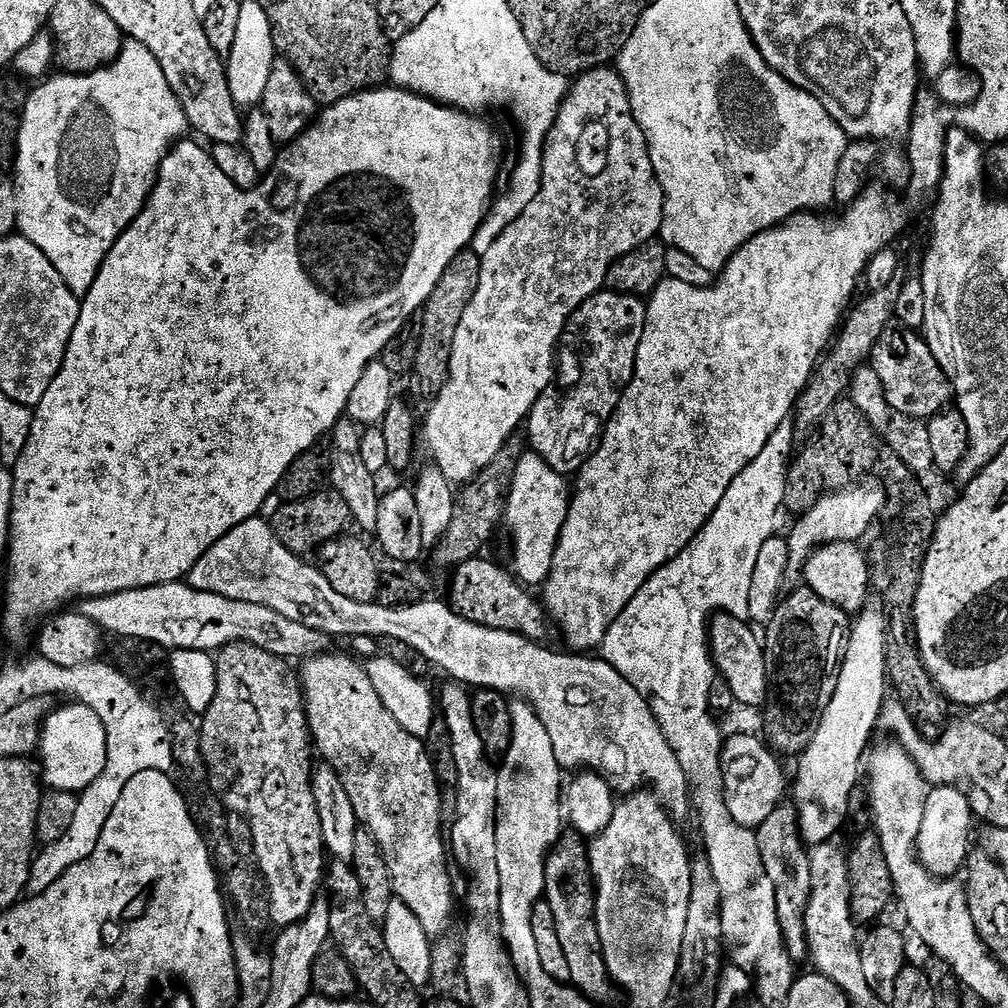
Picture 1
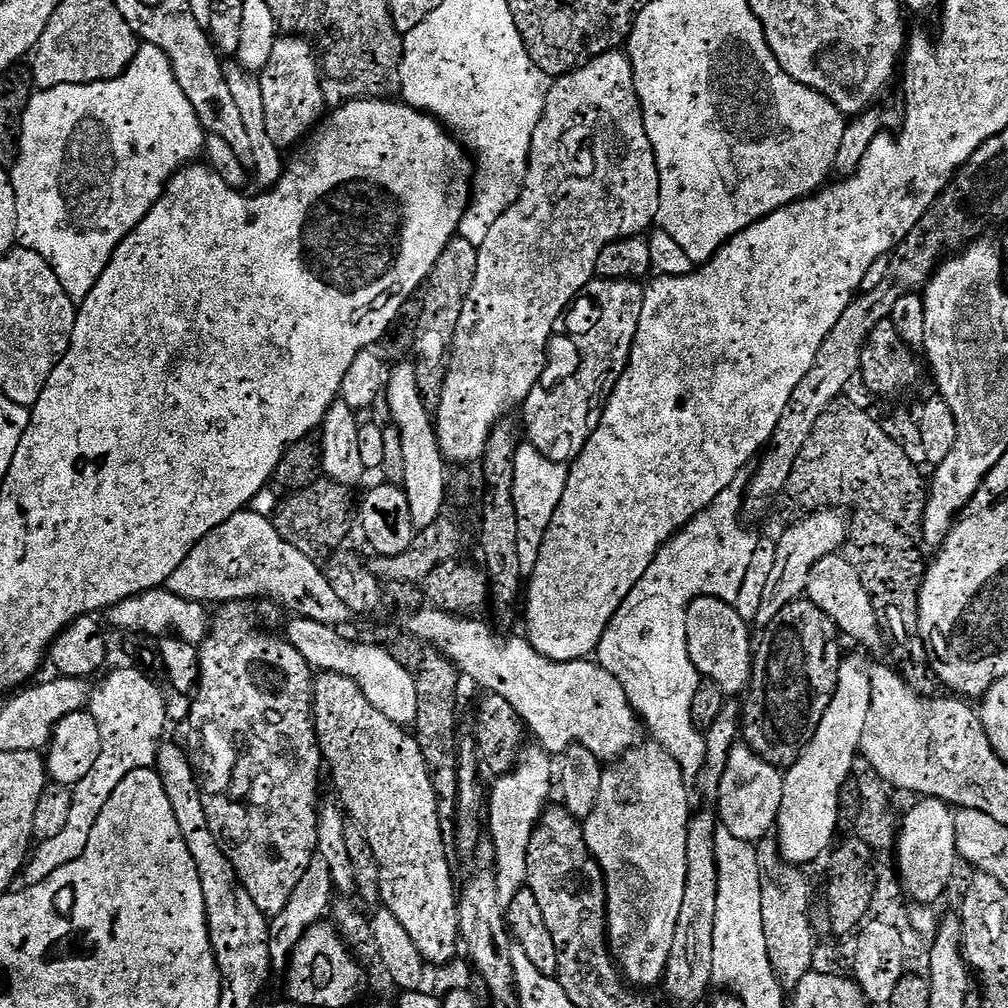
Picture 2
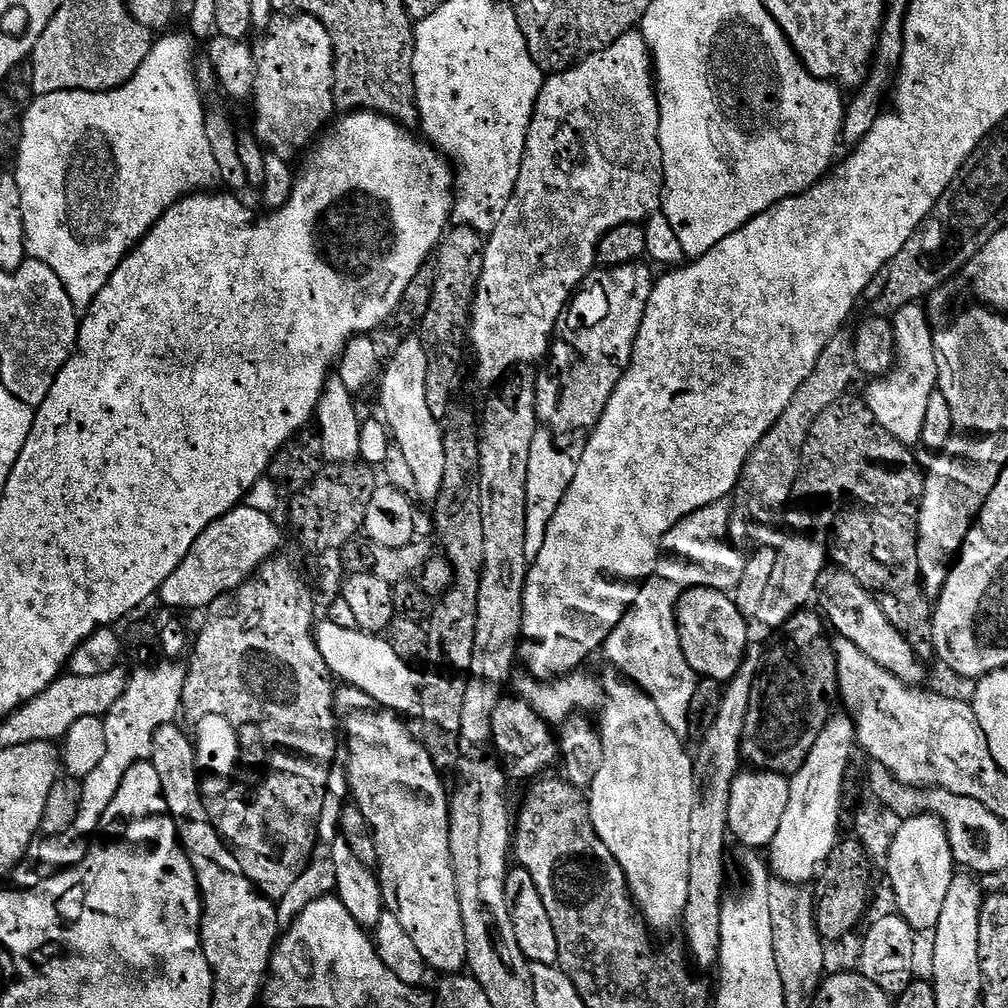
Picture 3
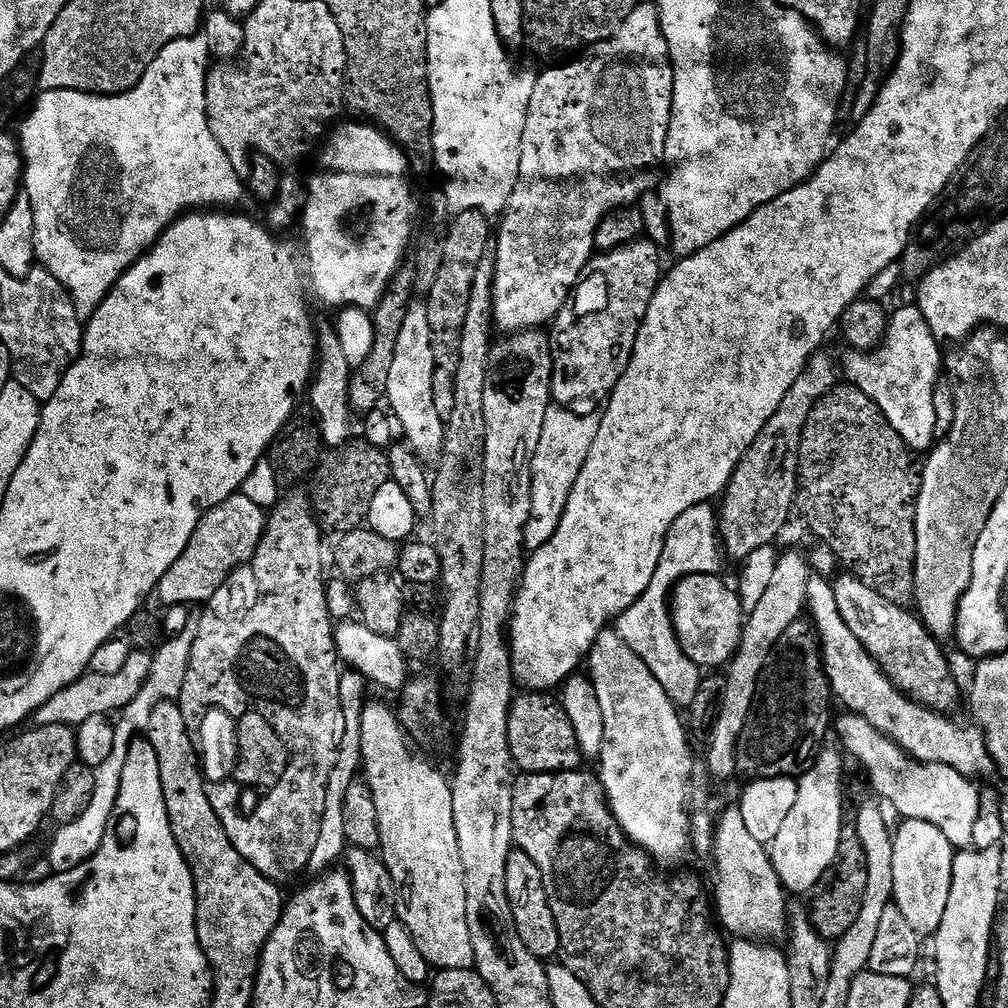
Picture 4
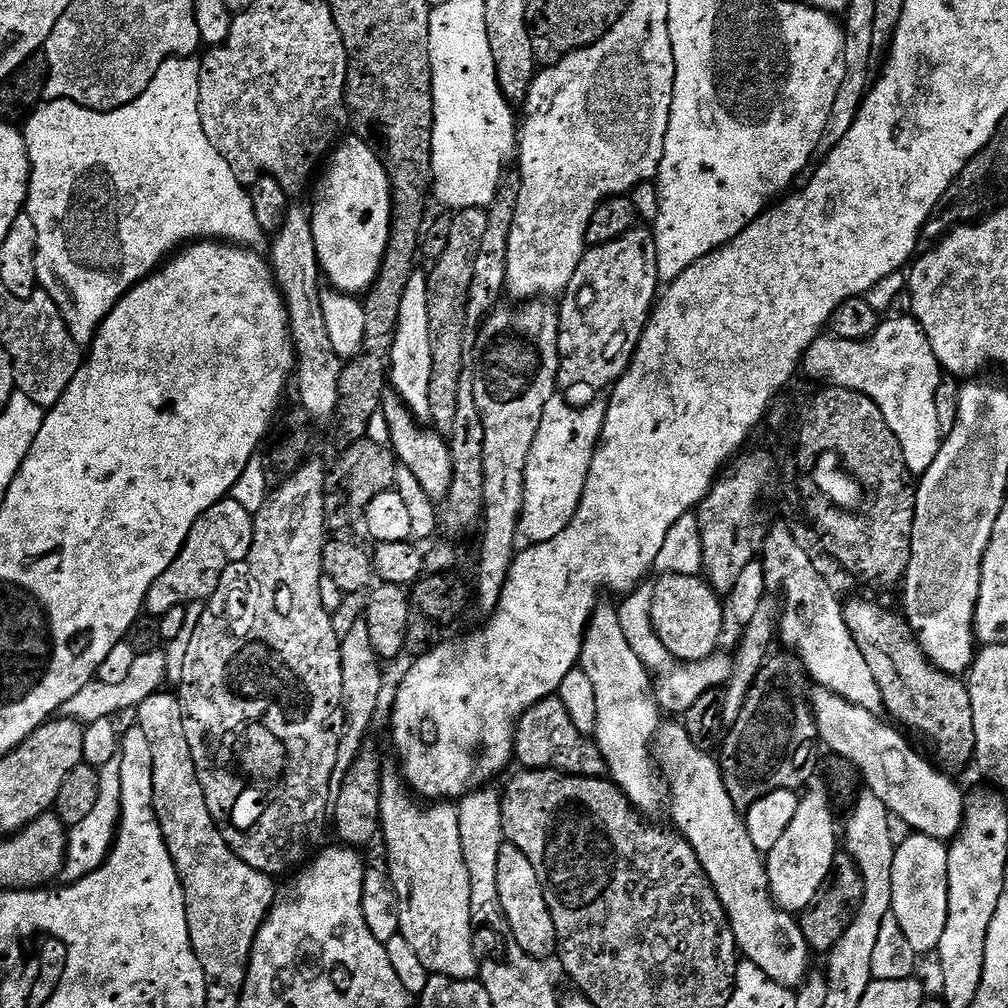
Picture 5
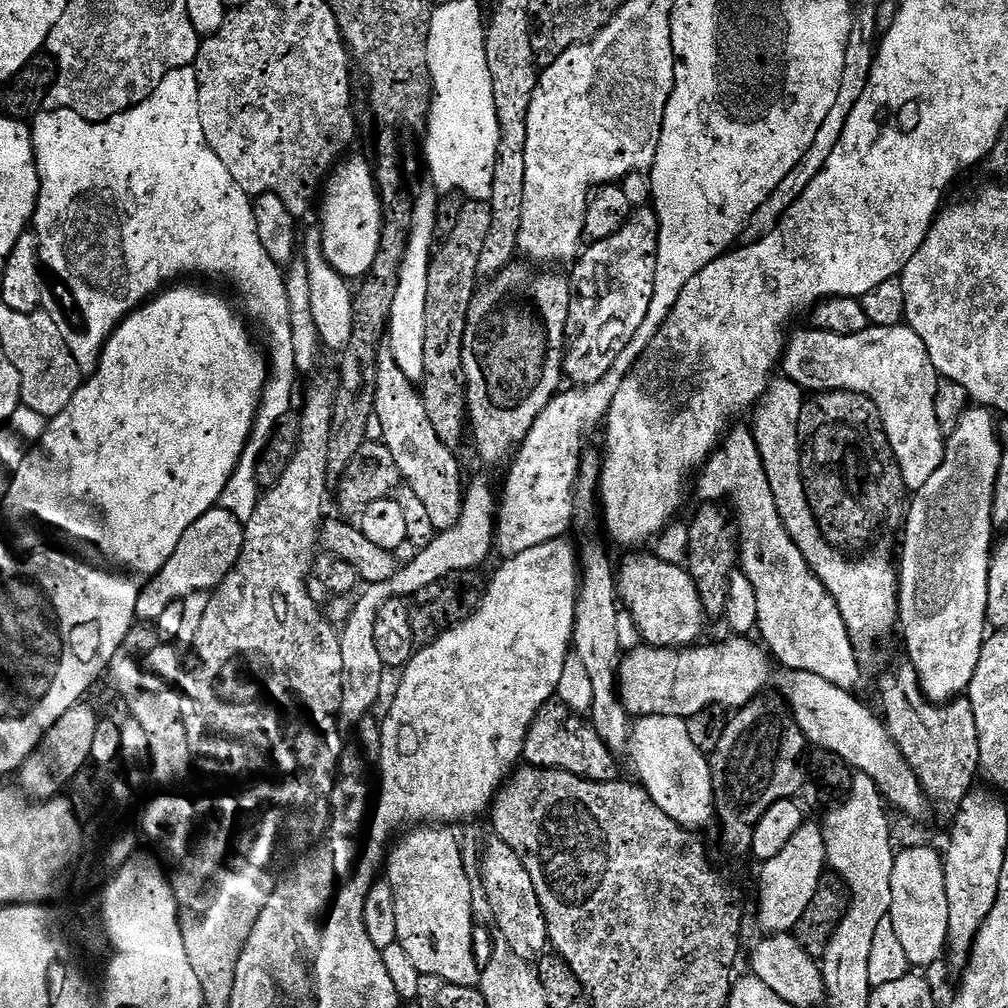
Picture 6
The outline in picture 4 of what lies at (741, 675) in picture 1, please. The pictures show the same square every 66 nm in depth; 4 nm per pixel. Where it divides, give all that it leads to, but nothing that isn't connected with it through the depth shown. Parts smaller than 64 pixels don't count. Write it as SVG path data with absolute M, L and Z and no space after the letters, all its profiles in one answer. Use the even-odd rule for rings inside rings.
M692 575L676 584L669 601L669 619L684 656L696 667L725 667L741 642L744 612L739 595L718 578L719 575Z

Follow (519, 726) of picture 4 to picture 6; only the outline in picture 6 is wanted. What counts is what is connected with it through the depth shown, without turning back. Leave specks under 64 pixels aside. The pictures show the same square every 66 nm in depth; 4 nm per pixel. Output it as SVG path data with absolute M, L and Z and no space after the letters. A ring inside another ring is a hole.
M553 698L536 713L536 718L528 729L523 757L533 767L561 768L588 780L610 781L615 779L617 773L613 752L615 751L585 717L559 698Z

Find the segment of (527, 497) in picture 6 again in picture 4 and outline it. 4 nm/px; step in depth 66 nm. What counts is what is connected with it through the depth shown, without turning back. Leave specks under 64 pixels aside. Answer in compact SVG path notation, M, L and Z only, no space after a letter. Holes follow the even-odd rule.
M549 406L546 422L542 422L542 438L532 459L532 501L524 531L524 551L528 554L538 551L554 538L558 522L566 510L570 490L574 490L574 482L578 482L578 474L582 474L586 454L590 454L590 446L594 446L594 438L598 438L599 415L575 416L570 411L562 406Z

